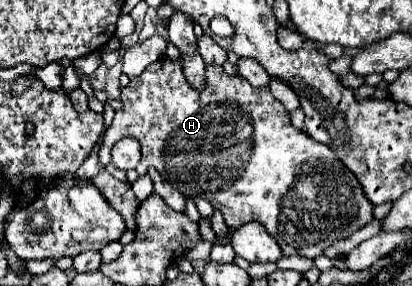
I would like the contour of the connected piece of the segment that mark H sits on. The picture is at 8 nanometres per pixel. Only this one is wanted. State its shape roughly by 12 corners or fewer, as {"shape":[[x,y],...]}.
{"shape":[[181,59],[121,87],[141,143],[231,231],[315,259],[373,219],[357,177],[269,87]]}

